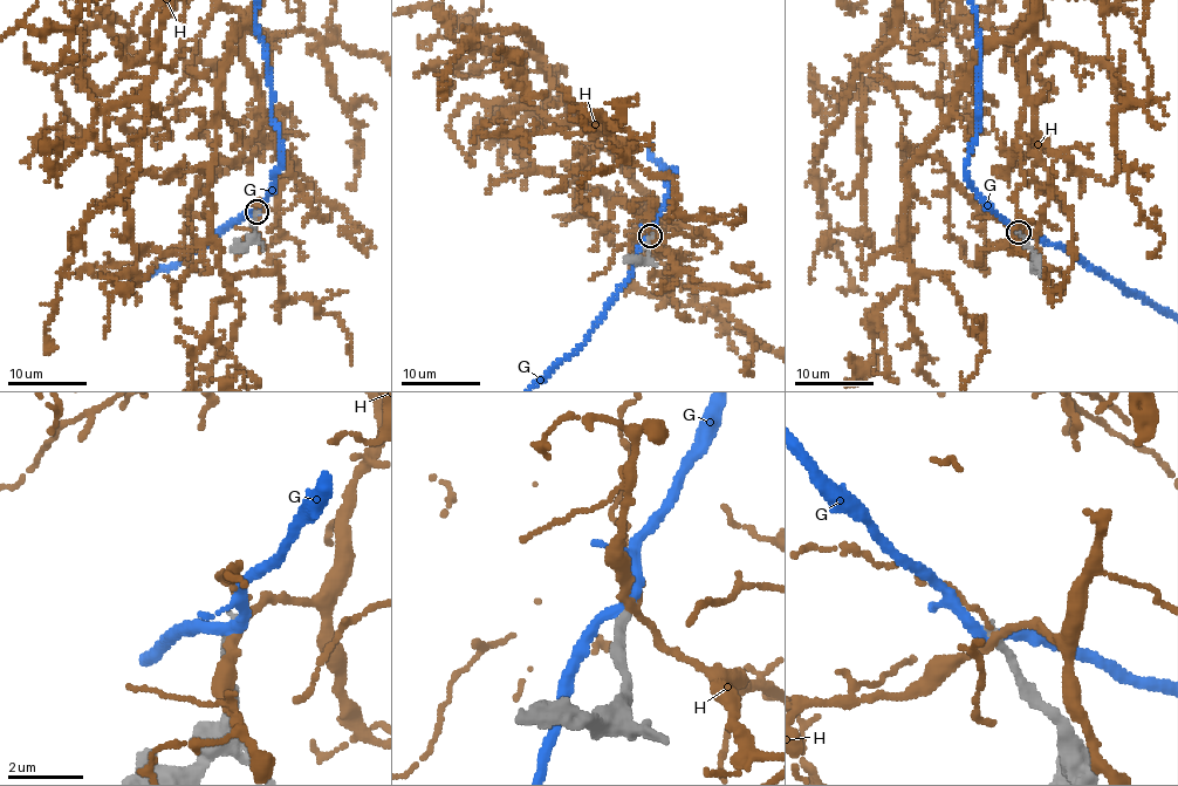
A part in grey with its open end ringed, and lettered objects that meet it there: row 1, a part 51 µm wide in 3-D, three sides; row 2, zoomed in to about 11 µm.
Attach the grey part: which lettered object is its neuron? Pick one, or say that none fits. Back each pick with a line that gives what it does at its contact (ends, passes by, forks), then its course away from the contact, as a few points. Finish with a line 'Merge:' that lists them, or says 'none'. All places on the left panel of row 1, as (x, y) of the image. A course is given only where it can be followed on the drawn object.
Merge: none

